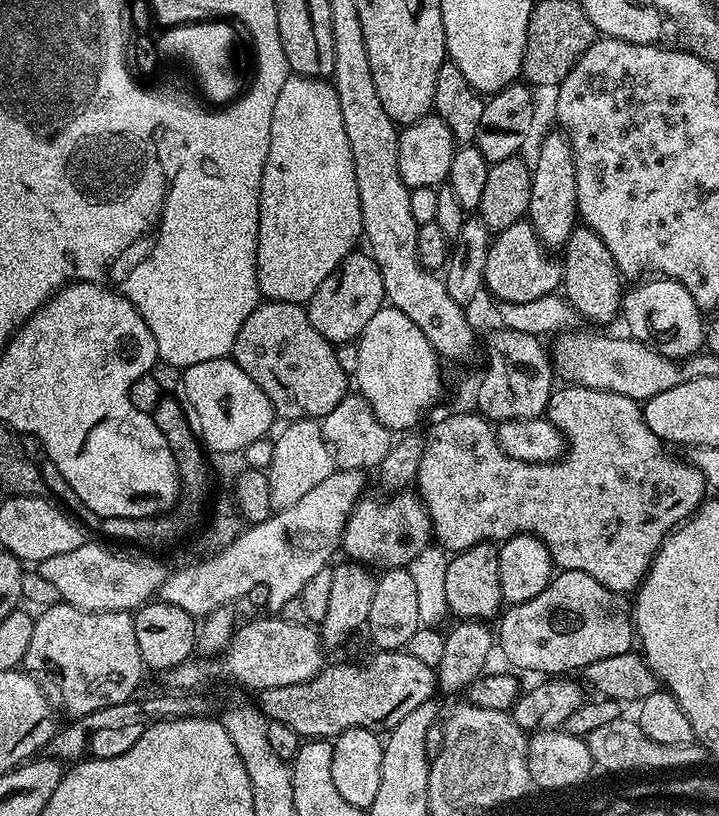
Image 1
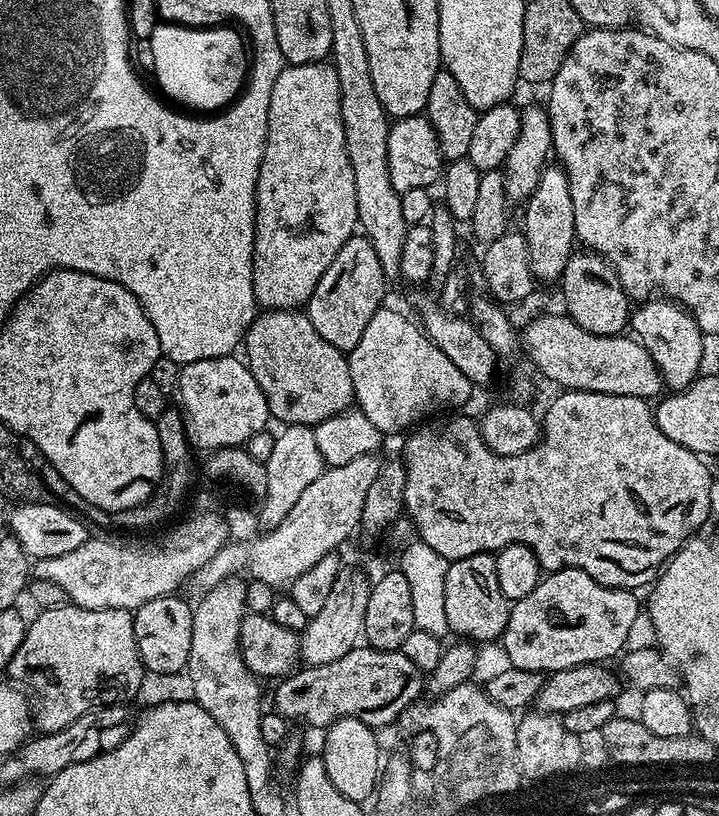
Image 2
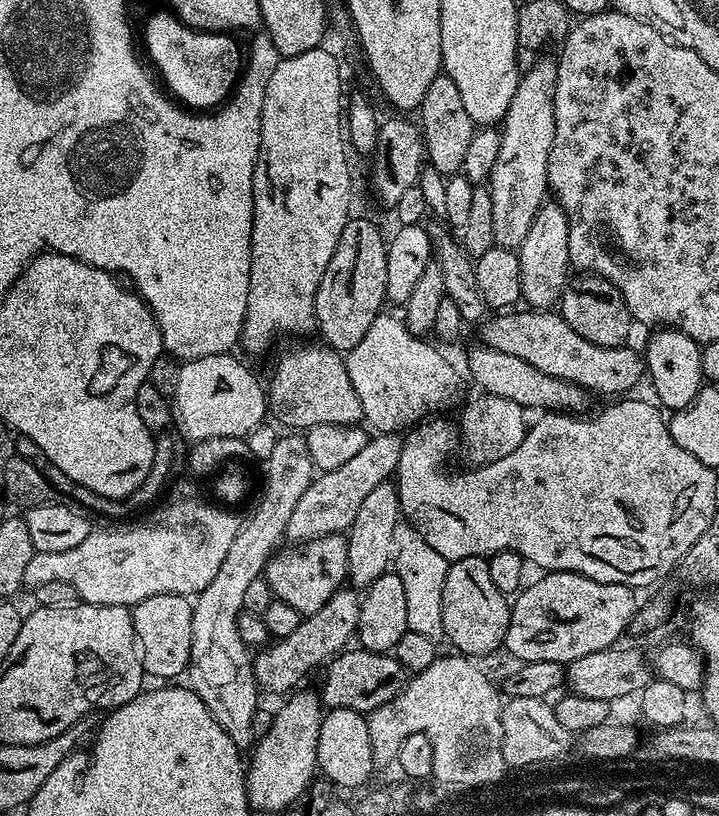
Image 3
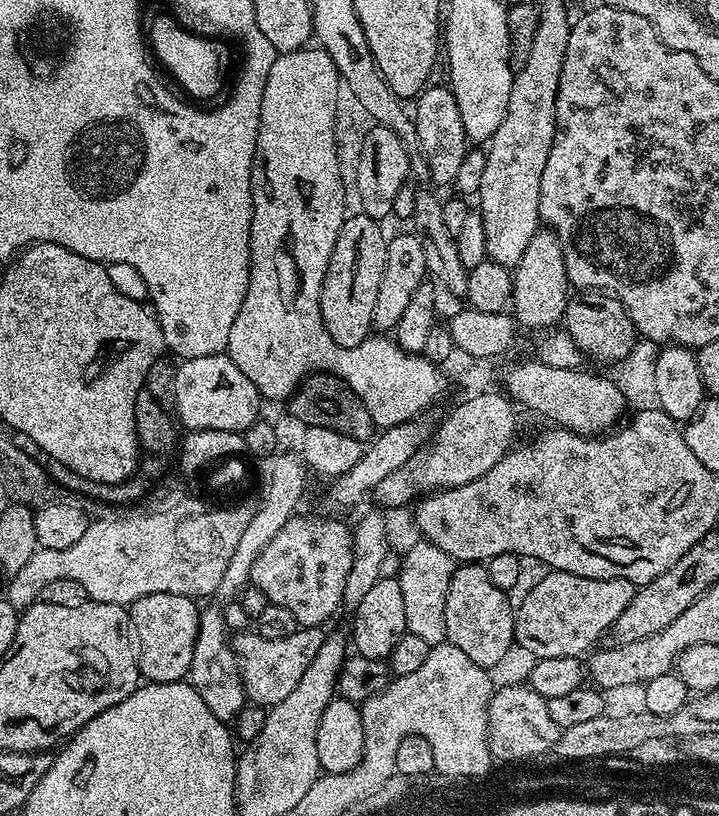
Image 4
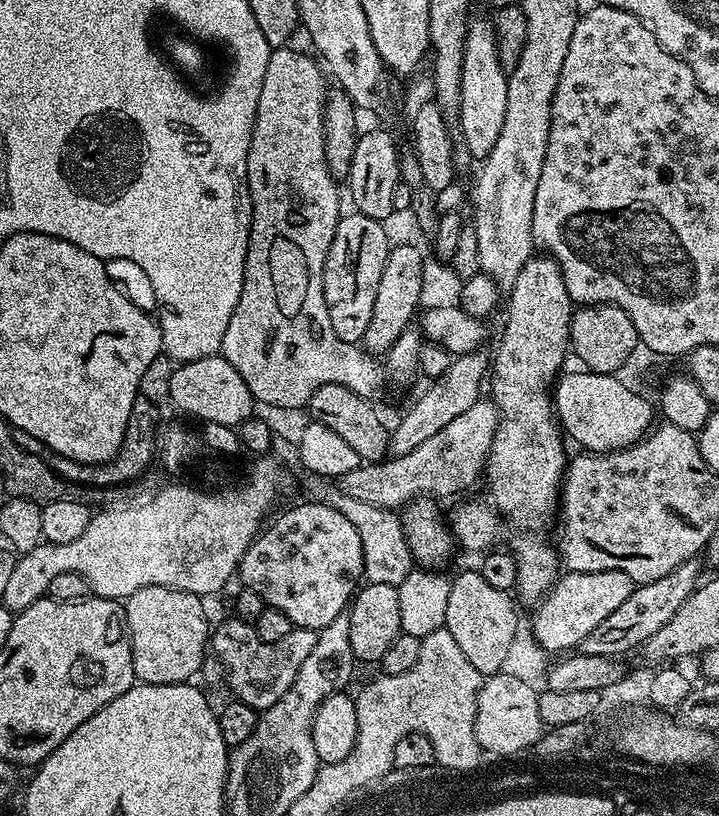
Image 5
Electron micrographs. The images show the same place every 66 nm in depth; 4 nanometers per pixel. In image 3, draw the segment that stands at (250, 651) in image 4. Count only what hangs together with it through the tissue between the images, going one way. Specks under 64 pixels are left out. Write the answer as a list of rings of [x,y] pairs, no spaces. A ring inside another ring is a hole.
[[[342,586],[326,606],[322,606],[317,614],[301,619],[298,630],[290,637],[275,641],[262,652],[255,655],[252,669],[256,675],[256,683],[268,692],[284,692],[288,694],[297,687],[299,680],[304,680],[316,667],[323,667],[328,661],[338,656],[355,637],[360,613],[359,593],[348,586]]]

